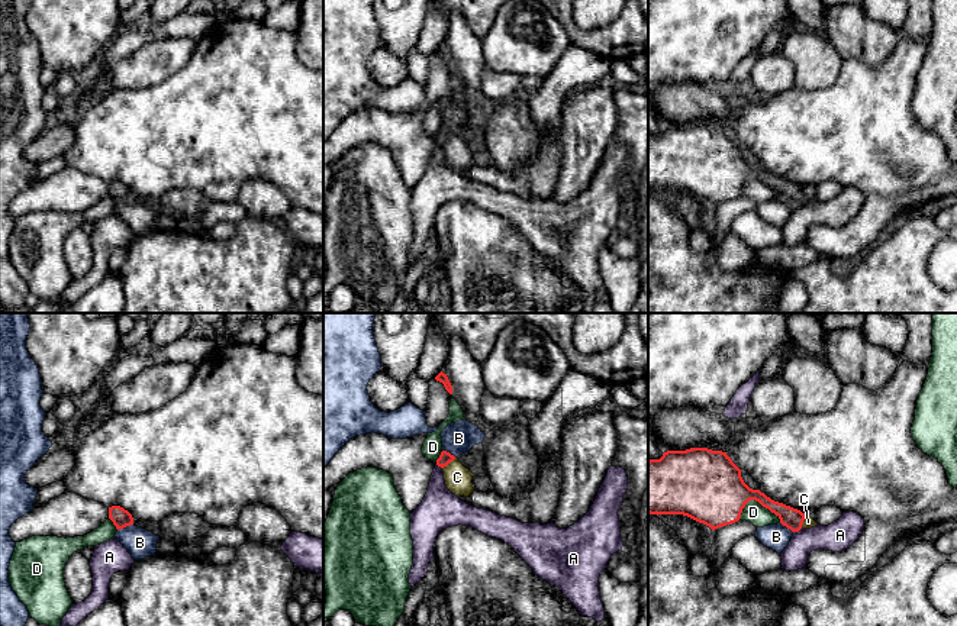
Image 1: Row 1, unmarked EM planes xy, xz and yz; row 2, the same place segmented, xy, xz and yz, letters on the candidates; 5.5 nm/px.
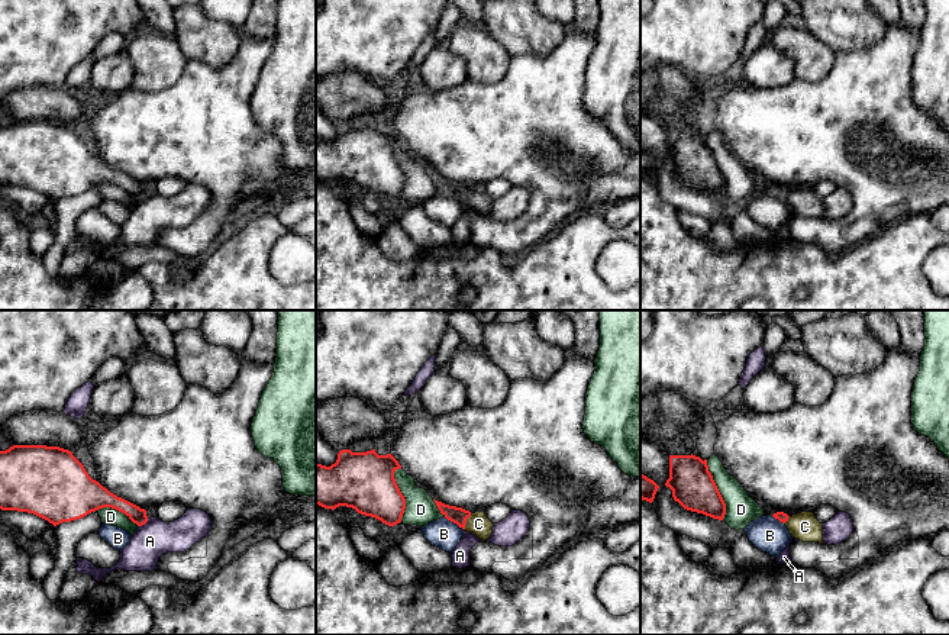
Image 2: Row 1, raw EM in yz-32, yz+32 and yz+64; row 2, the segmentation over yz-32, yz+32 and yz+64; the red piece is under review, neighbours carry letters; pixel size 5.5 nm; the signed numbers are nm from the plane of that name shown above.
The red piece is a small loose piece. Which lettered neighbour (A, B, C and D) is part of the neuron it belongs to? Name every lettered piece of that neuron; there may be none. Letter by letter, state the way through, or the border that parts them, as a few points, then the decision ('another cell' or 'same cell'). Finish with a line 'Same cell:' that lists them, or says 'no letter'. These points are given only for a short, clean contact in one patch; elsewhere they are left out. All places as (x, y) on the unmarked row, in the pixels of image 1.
A: along yz (801, 203), (793, 207) | another cell
B: along xy (132, 199), (118, 206) | another cell
C: across xz (445, 134), (448, 138), (457, 152) | same cell
D: another cell
Same cell: C

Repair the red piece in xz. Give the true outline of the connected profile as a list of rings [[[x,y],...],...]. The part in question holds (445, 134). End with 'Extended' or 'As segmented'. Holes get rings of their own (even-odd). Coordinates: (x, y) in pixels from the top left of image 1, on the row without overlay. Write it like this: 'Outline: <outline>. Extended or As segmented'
Outline: [[[442,126],[436,141],[442,143],[445,161],[452,170],[468,172],[474,167],[471,158],[474,149],[458,133]]]. Extended

